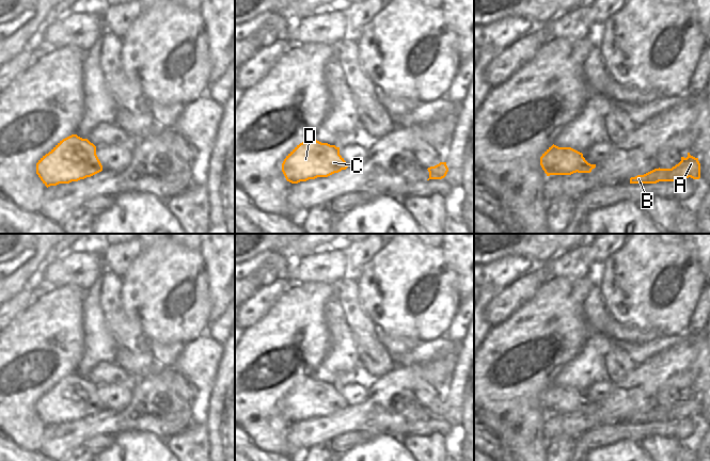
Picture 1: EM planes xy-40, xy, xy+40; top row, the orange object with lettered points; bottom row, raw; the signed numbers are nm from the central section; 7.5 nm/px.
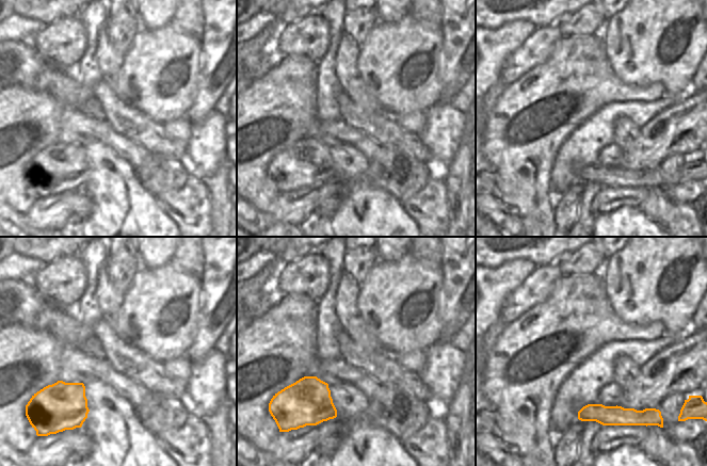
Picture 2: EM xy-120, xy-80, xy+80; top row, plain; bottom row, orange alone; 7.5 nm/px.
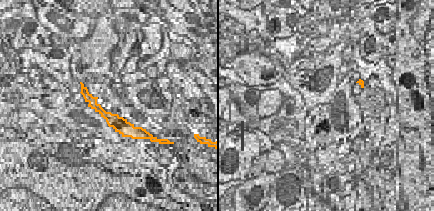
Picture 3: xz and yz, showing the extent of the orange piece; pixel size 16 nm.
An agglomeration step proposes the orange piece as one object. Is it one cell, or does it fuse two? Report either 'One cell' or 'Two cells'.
One cell

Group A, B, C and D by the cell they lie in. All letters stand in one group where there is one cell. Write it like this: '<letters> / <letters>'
A B C D

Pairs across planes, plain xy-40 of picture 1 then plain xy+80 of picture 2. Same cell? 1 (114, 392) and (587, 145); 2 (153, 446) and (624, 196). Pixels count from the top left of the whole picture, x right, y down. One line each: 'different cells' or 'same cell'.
1: different cells
2: different cells

